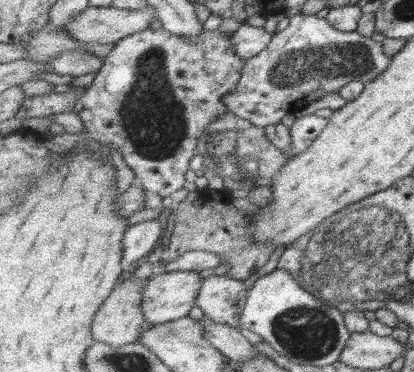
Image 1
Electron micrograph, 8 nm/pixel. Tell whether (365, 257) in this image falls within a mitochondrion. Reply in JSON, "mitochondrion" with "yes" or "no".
{"mitochondrion":"yes"}

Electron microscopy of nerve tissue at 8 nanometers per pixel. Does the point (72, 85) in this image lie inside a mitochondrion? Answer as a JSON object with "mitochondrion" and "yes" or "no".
{"mitochondrion":"no"}

